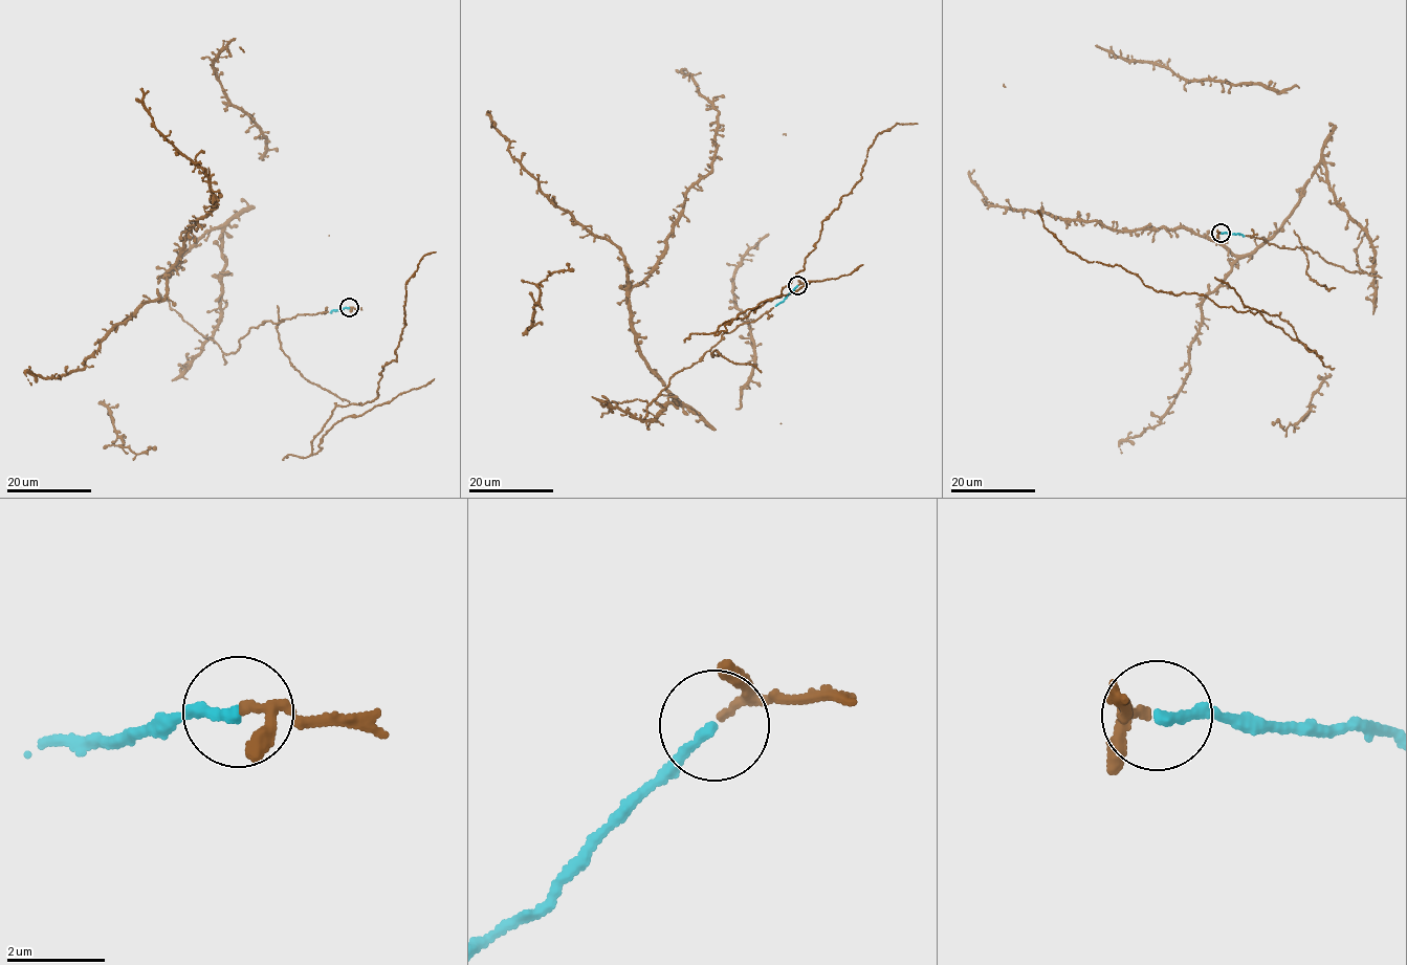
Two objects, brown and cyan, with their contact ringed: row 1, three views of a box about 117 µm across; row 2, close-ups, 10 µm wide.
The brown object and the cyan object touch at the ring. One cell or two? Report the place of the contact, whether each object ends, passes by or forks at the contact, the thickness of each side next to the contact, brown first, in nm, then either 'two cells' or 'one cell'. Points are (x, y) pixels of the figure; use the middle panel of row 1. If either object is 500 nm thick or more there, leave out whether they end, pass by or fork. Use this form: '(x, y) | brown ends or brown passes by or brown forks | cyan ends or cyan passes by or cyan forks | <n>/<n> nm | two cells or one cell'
(797, 285) | brown passes by | cyan ends | 140/200 nm | one cell

